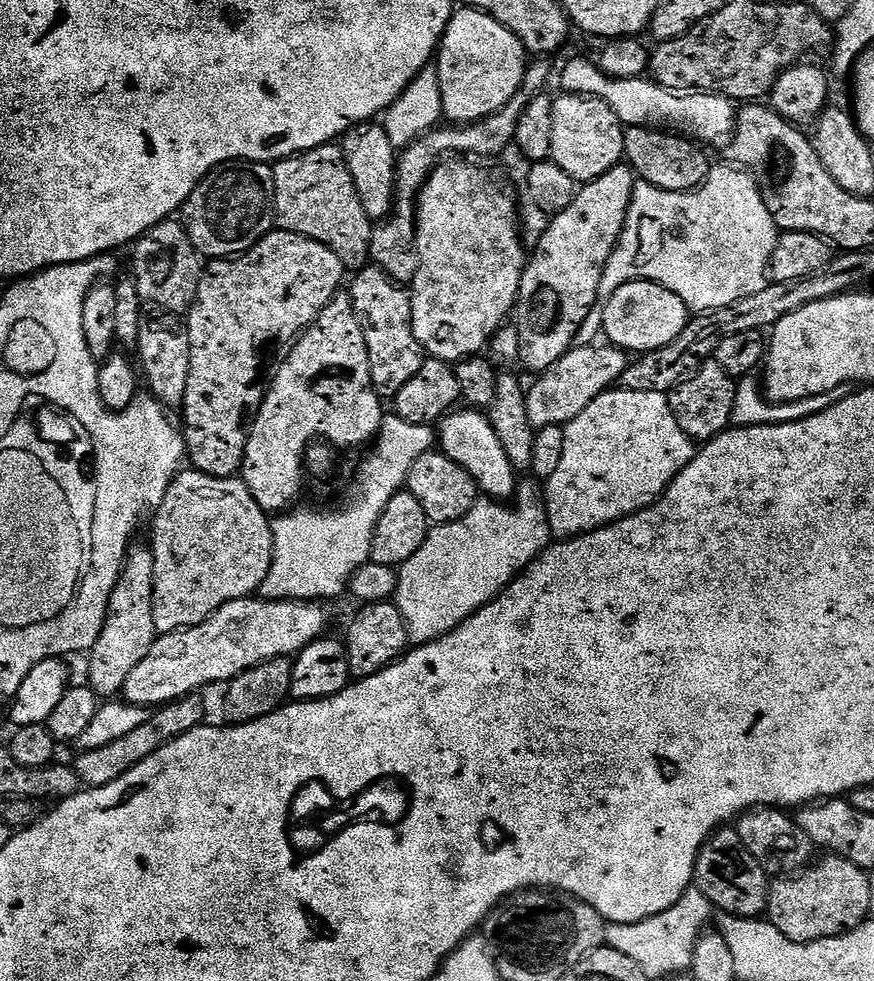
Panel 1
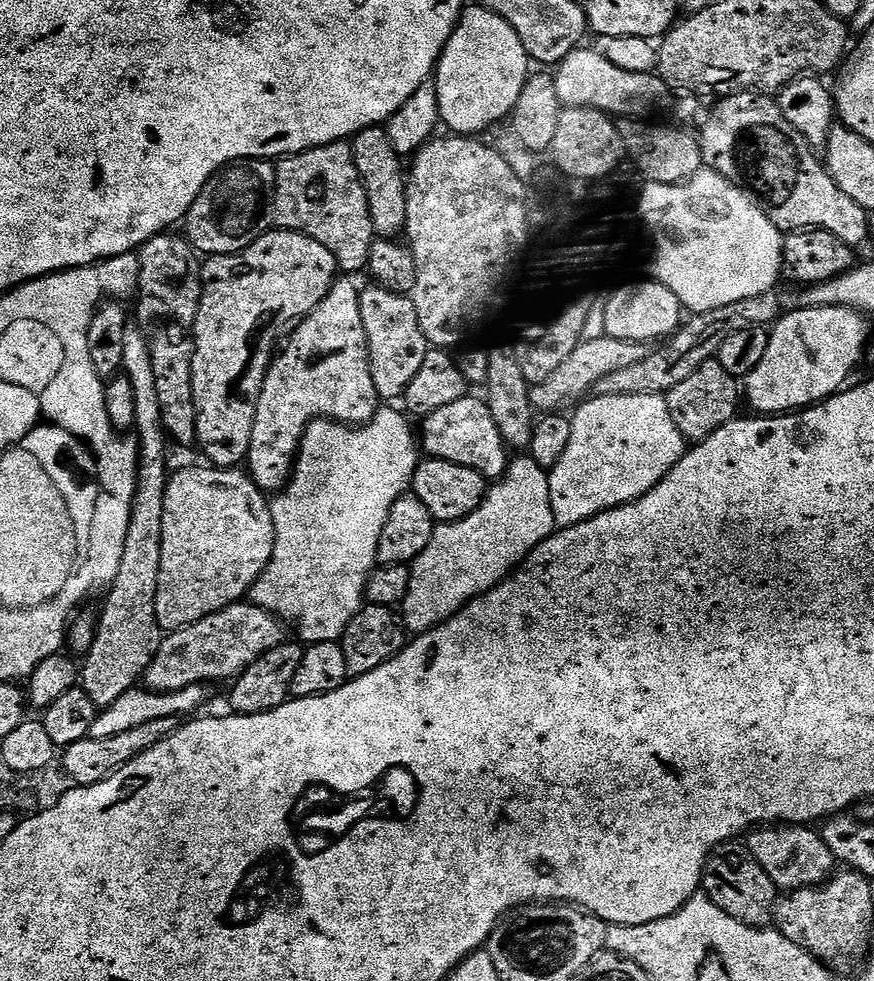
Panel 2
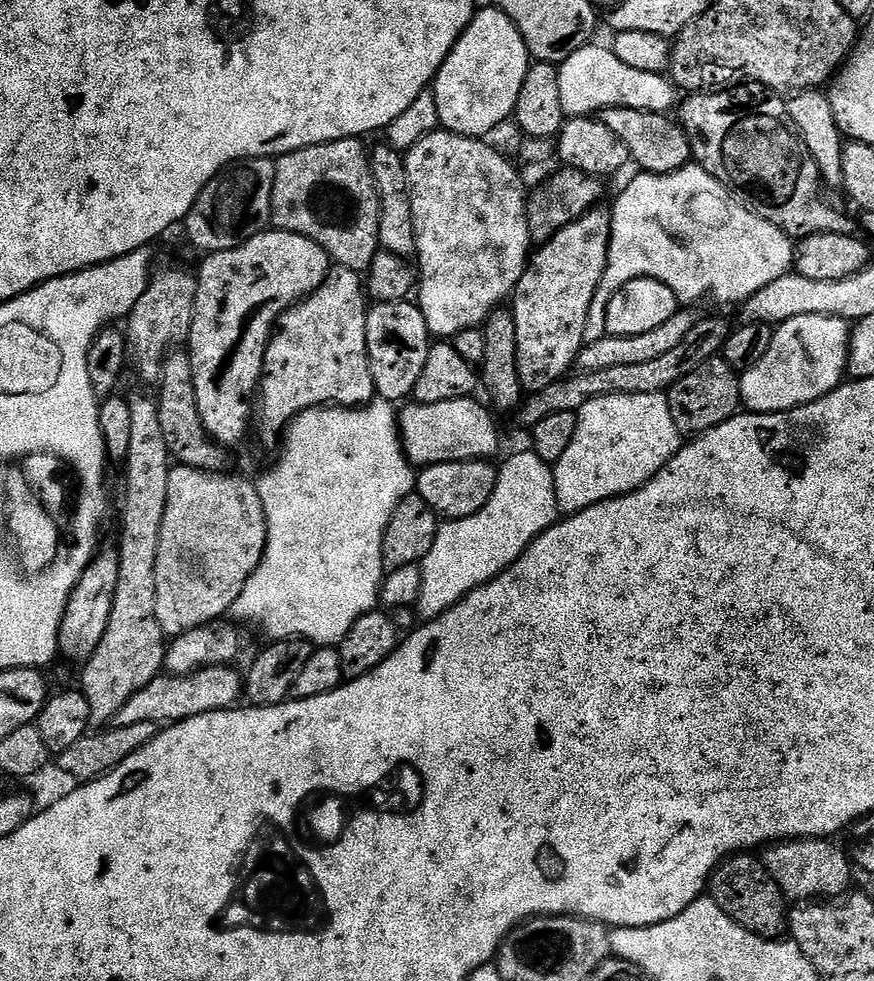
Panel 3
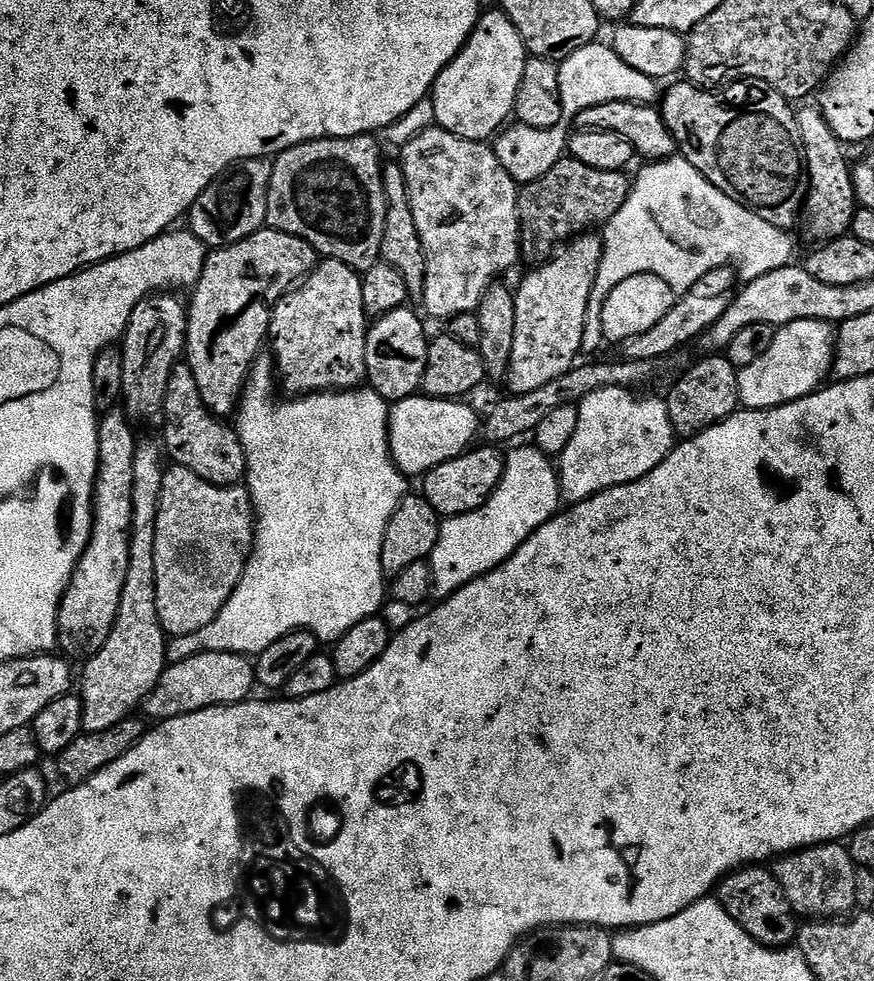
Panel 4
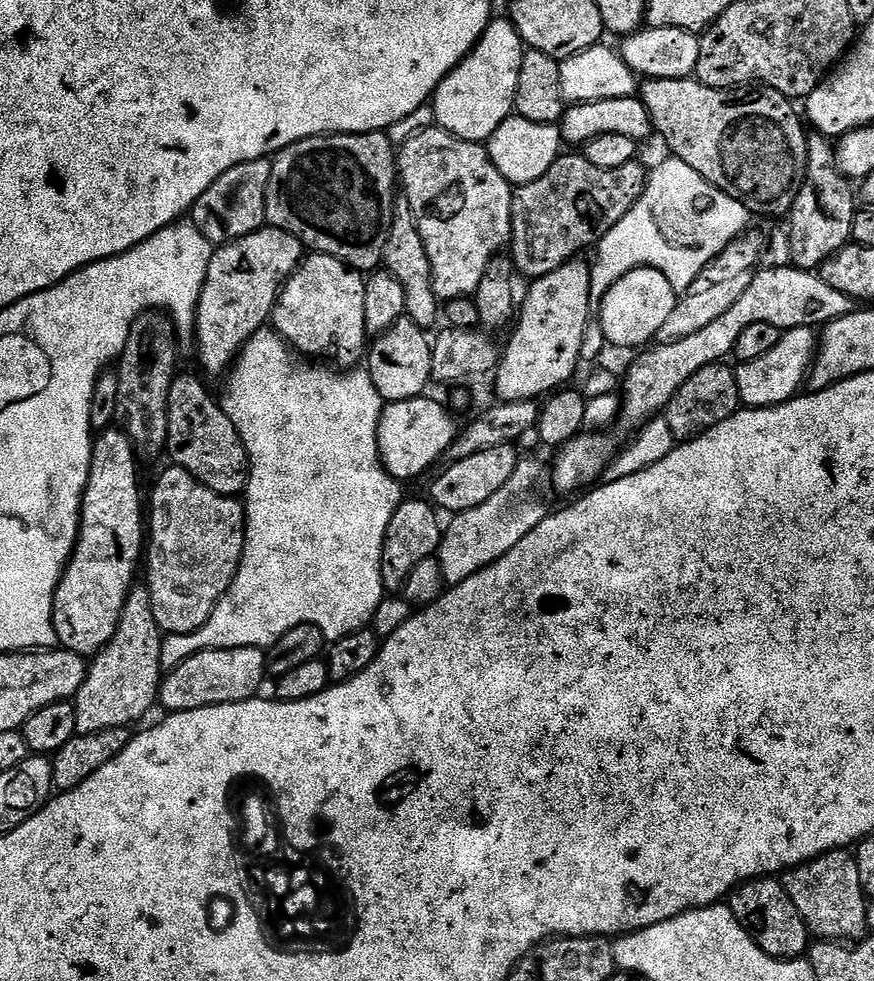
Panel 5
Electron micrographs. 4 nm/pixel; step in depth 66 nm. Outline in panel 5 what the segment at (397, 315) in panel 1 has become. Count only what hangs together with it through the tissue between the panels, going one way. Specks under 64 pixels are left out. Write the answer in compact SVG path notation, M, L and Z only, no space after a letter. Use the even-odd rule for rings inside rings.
M407 318L396 320L382 335L371 341L366 352L366 371L374 382L374 390L387 403L406 402L423 396L429 390L432 378L432 340L425 329Z

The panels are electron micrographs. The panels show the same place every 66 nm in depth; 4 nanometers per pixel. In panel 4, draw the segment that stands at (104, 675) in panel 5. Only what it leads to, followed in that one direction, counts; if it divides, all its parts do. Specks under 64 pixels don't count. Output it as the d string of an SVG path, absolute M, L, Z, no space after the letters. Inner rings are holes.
M141 439L136 445L134 454L134 494L132 495L132 533L130 534L130 562L126 570L126 586L122 586L122 598L118 602L118 618L110 630L110 638L98 650L98 654L87 657L84 677L78 680L78 695L84 701L82 722L84 732L110 730L110 726L118 726L118 722L129 719L132 712L143 705L144 700L158 686L158 678L162 678L169 663L169 637L160 625L158 606L156 605L156 579L154 578L154 530L158 526L158 498L162 494L162 478L165 465L162 460L162 448L152 440Z

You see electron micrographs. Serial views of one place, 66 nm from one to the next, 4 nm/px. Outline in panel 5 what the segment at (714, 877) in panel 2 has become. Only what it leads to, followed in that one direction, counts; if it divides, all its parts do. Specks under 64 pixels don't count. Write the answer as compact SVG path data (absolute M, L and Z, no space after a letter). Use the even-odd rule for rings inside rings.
M757 876L755 880L747 880L740 887L732 889L726 897L729 910L738 918L738 922L754 938L754 942L766 954L779 960L799 960L807 953L810 947L810 933L802 914L798 914L798 906L790 902L790 894L786 894L783 883L770 876Z

